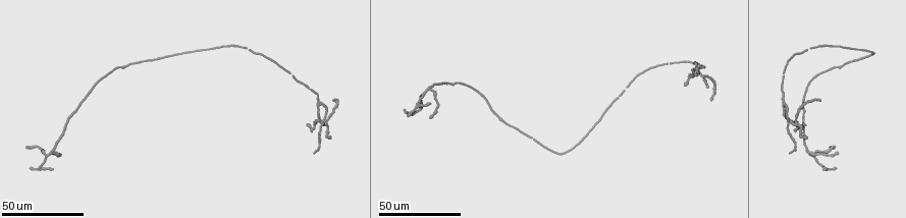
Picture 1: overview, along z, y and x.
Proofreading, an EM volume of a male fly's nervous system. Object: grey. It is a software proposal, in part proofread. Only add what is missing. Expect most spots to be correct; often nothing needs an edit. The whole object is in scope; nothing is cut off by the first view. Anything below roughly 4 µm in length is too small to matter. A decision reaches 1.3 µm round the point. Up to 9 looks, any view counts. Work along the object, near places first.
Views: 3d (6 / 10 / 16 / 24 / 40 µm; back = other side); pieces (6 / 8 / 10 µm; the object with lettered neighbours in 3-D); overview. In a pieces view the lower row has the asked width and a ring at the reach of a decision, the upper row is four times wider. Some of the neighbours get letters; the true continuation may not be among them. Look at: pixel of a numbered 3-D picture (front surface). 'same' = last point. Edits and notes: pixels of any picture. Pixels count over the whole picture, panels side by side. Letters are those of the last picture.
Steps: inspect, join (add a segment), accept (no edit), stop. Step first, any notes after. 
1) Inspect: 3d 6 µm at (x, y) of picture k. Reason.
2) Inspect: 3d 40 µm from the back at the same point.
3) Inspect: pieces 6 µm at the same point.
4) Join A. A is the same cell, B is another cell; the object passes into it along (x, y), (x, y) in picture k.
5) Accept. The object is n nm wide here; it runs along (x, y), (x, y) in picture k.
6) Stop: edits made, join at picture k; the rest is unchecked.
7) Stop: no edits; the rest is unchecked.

Inspect: 3d 40 µm at (805, 137) of picture 1. Free end.

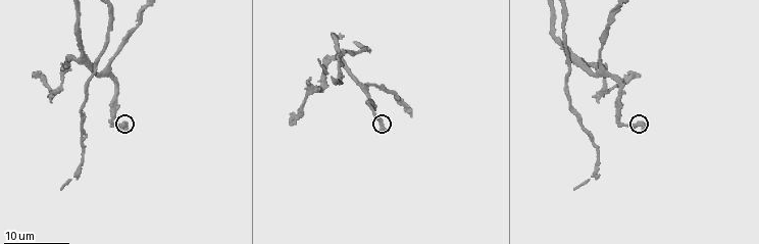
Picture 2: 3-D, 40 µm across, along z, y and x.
Inspect: pieces 8 µm at (643, 128) of picture 2. What lies round it.

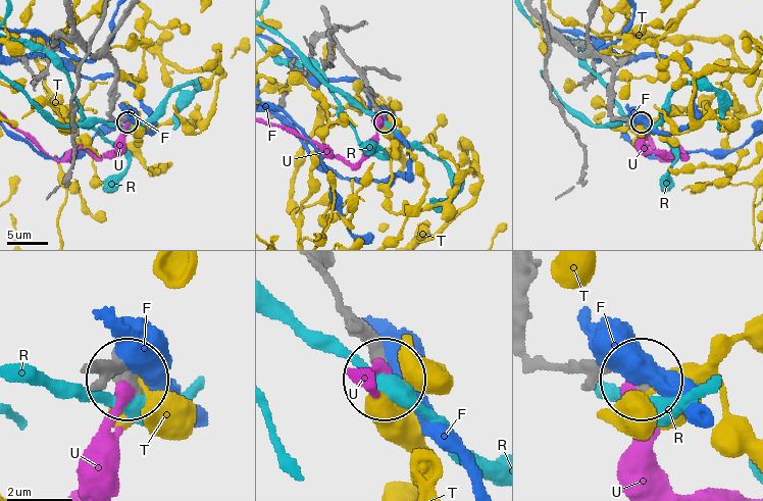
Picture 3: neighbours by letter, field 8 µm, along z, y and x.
Accept. The object is 510 nm wide here; F, R, T and U are other cells; no lettered segment goes on from it.

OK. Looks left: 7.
Inspect: 3d 40 µm at (820, 100) of picture 1. End of a long branch.

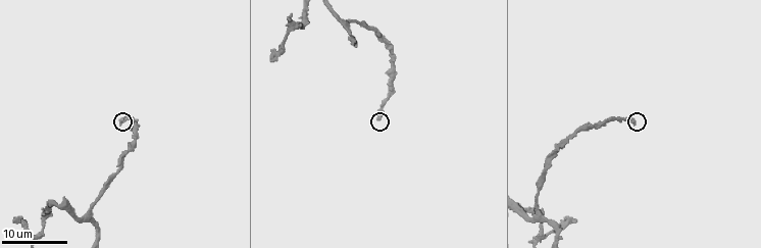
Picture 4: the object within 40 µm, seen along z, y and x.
Inspect: pieces 6 µm at (120, 124) of picture 4. See the neighbours.

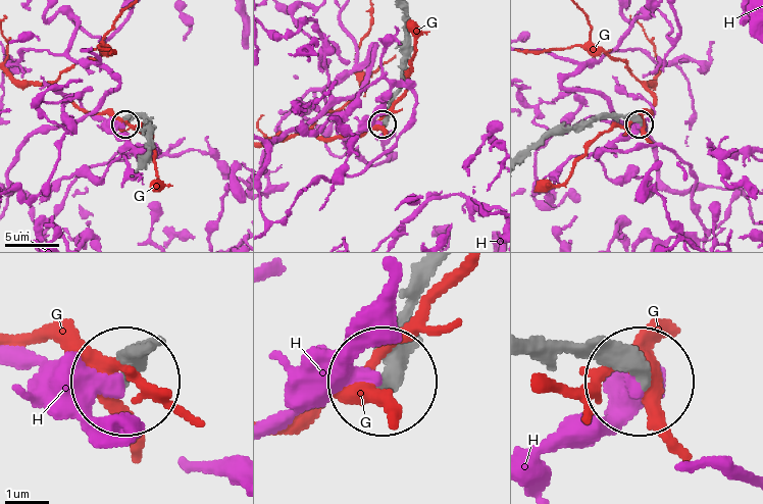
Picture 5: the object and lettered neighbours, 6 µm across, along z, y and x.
Accept. The object is 310 nm wide here; G and H are other cells; it runs along (437, 271), (410, 304), (385, 378) in picture 5; none of them fits.

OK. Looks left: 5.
Inspect: 3d 24 µm at (575, 222) of picture 4. End of a long branch.

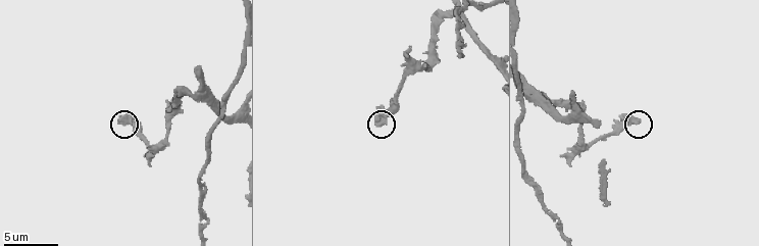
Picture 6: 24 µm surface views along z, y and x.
Inspect: pieces 8 µm at (638, 120) of picture 6. What lies round it.

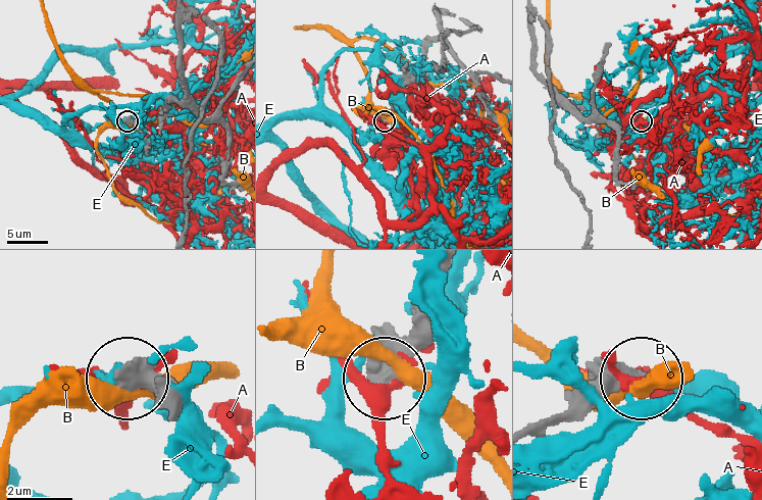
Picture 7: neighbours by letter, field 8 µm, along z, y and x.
Accept. The object is 430 nm wide here; A, B and E are other cells; none of them fits.

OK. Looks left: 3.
Inspect: pieces 6 µm at (147, 164) of picture 6. Free end.

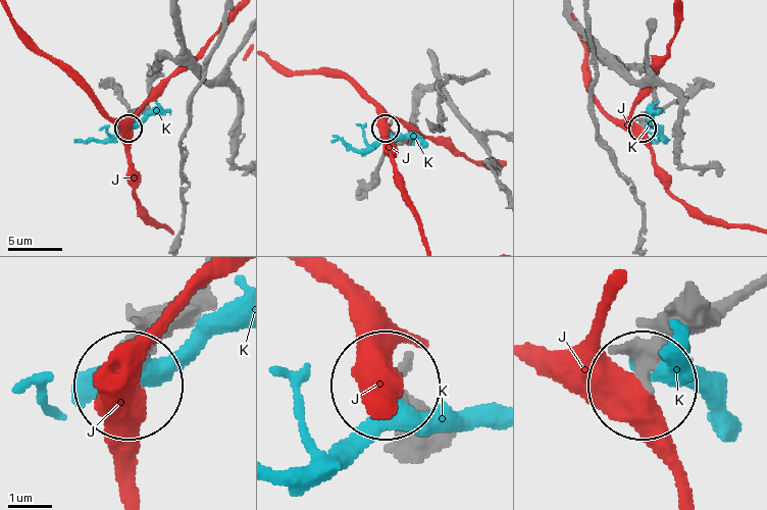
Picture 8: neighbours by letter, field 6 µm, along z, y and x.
Accept. The object is 230 nm wide here; J and K are other cells; no lettered segment goes on from it.

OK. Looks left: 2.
Stop: no edits; the rest is unchecked.

